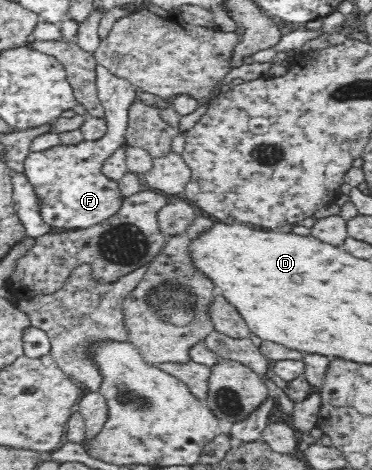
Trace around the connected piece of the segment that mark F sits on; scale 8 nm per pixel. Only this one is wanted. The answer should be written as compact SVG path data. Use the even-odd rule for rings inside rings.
M96 64L98 98L105 110L106 134L93 141L58 145L30 153L23 164L23 175L33 187L42 220L50 227L82 229L95 226L114 216L121 207L117 178L103 175L104 162L122 147L126 140L128 107L137 100L137 90L126 80L110 74L110 70Z

